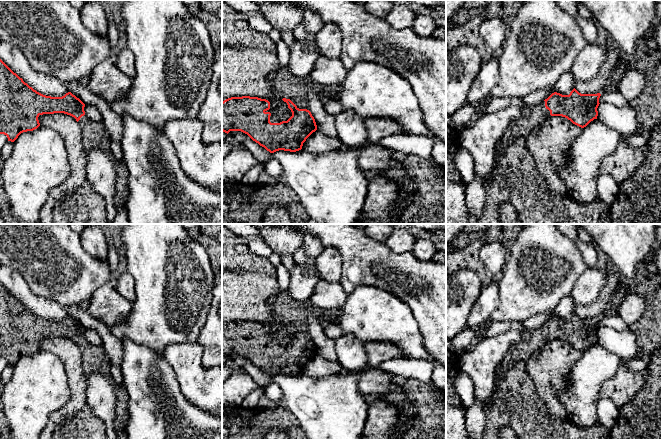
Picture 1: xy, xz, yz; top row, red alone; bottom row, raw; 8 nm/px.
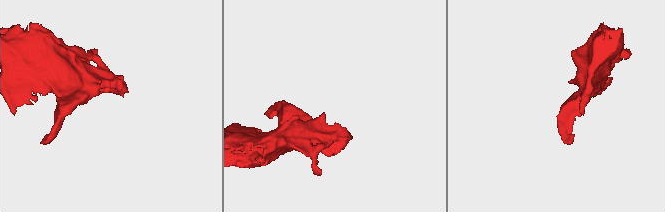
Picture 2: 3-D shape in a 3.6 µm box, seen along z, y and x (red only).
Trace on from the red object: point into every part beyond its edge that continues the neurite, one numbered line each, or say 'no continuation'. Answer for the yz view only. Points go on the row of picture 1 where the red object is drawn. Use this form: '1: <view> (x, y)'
1: yz (532, 116)

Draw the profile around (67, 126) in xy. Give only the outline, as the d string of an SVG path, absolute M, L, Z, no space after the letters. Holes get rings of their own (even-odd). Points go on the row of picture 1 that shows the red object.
M64 113L48 114L42 118L40 126L54 129L61 135L71 165L69 177L61 185L50 190L39 212L40 224L54 224L55 204L75 191L87 179L87 153L83 147L80 125L74 117Z

